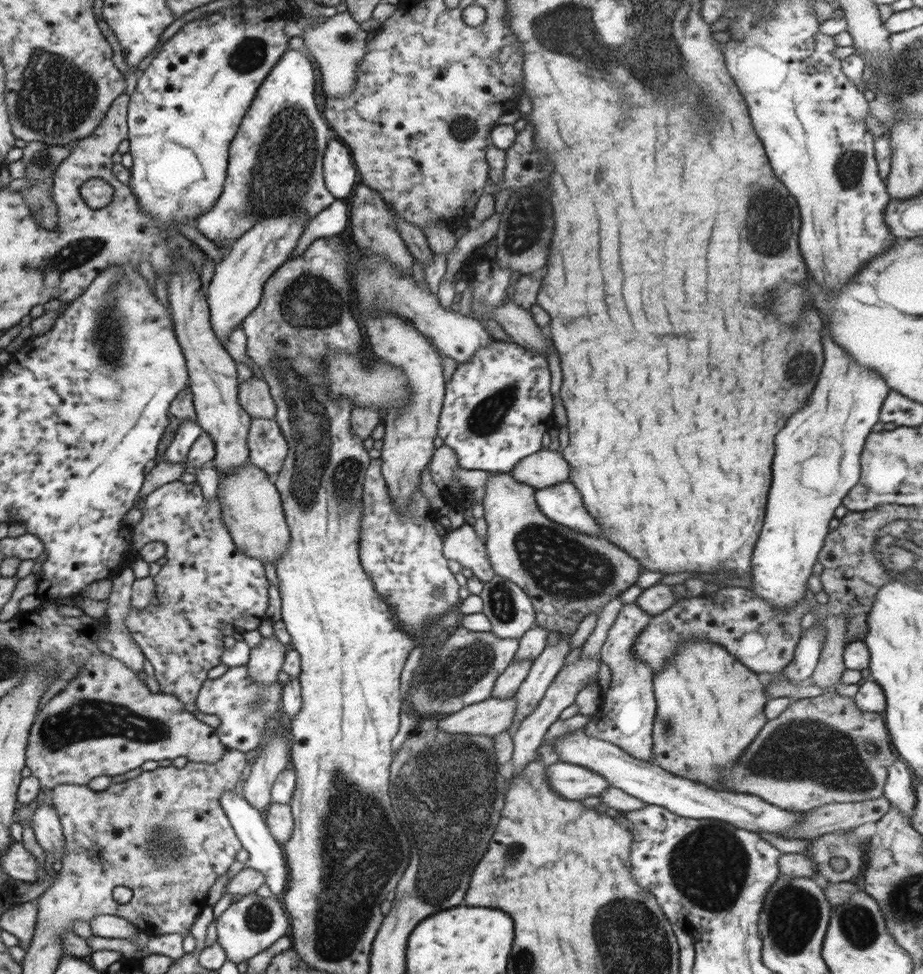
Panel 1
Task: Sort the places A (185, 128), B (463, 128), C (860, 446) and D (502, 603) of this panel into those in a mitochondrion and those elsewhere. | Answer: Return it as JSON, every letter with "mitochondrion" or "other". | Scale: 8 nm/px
{"A":"other","B":"mitochondrion","C":"other","D":"mitochondrion"}

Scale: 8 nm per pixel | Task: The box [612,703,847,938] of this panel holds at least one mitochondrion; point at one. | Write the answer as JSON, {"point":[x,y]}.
{"point":[708,866]}

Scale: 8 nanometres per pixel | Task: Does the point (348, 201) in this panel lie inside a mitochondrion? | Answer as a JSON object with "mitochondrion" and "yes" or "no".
{"mitochondrion":"no"}

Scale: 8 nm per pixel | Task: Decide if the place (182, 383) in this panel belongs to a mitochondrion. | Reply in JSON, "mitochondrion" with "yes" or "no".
{"mitochondrion":"no"}

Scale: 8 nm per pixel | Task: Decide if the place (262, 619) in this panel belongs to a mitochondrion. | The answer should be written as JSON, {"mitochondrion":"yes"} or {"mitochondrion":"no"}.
{"mitochondrion":"no"}

